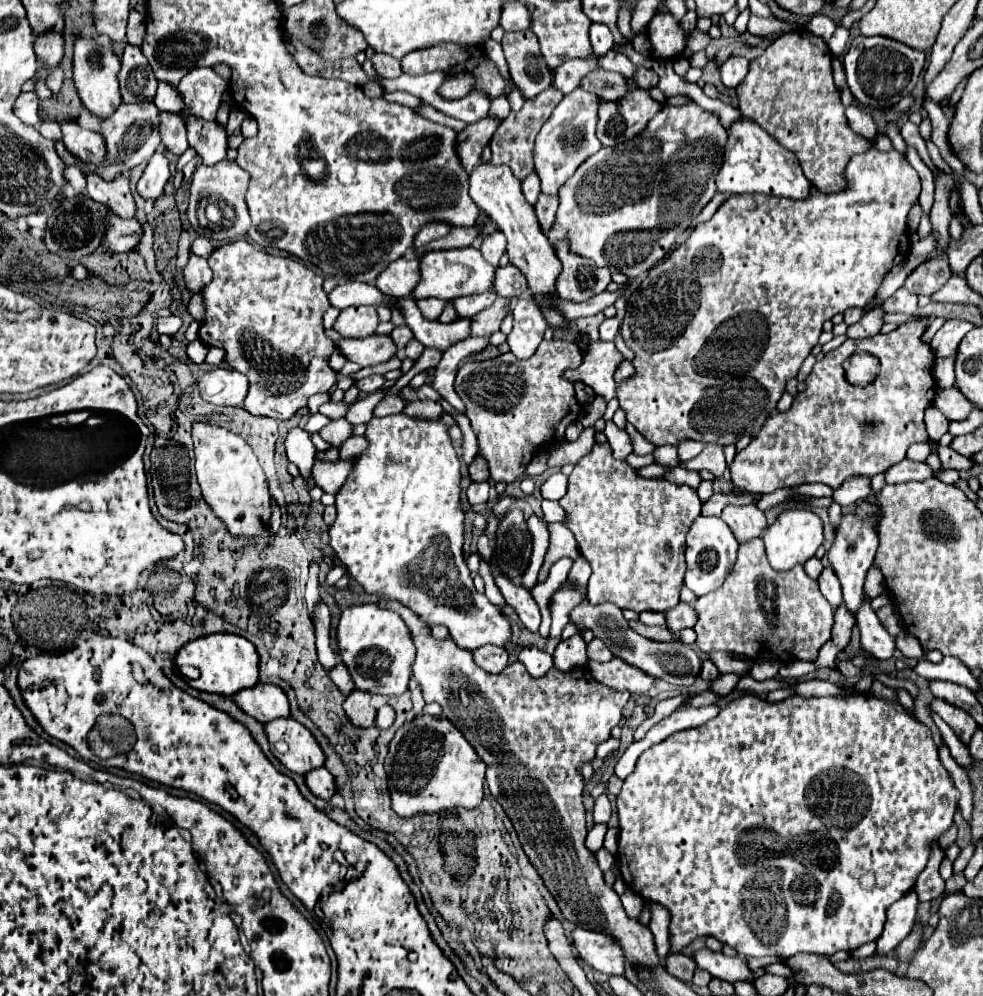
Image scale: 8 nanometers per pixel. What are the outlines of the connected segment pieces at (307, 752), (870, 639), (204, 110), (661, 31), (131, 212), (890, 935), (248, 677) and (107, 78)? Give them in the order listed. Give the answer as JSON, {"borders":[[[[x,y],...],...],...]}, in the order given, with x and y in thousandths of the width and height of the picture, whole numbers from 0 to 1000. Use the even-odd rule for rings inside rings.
{"borders":[[[[293,720],[293,722],[275,724],[271,728],[271,736],[273,736],[275,748],[281,748],[283,744],[291,744],[293,746],[293,754],[291,756],[281,756],[279,754],[279,758],[295,774],[311,778],[317,772],[330,770],[332,758],[330,758],[328,750],[319,742],[319,738],[307,726],[303,726],[301,722]]],[[[879,595],[877,597],[877,611],[871,615],[871,628],[875,632],[875,644],[877,650],[887,656],[893,662],[903,662],[909,656],[909,640],[901,636],[901,632],[895,628],[891,613],[887,611],[887,601]]],[[[201,67],[185,77],[181,83],[181,91],[187,97],[193,115],[218,121],[226,95],[230,93],[232,83],[216,69]]],[[[667,13],[659,25],[659,39],[667,57],[684,59],[696,51],[700,35],[682,13]]],[[[87,172],[85,180],[87,180],[87,192],[92,194],[92,198],[98,198],[98,202],[112,206],[112,210],[118,212],[120,218],[128,218],[128,220],[138,218],[138,204],[132,194],[130,180],[126,176],[120,176],[118,180],[108,182],[100,174]]],[[[930,895],[924,897],[922,901],[918,901],[914,907],[909,907],[907,913],[903,913],[903,925],[899,929],[897,941],[891,945],[889,959],[907,955],[926,937],[926,933],[928,933],[926,929],[932,919],[932,913],[934,913],[934,901]]],[[[218,636],[205,642],[197,642],[193,646],[189,646],[181,658],[179,658],[179,668],[195,668],[199,672],[203,672],[203,682],[193,684],[193,688],[201,694],[210,694],[210,696],[222,696],[222,698],[230,698],[236,700],[238,696],[242,696],[244,692],[252,692],[262,688],[264,684],[264,658],[260,654],[260,650],[244,640],[244,638],[234,638],[234,636]]],[[[87,37],[77,39],[75,83],[85,109],[90,109],[94,115],[100,115],[102,119],[112,117],[112,113],[116,113],[116,109],[124,103],[122,87],[120,87],[120,71],[122,71],[122,61],[112,47],[104,47],[98,39],[87,39]]]]}

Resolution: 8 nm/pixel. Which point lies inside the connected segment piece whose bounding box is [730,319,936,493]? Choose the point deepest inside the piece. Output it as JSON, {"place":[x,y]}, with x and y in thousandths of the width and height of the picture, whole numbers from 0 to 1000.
{"place":[847,432]}

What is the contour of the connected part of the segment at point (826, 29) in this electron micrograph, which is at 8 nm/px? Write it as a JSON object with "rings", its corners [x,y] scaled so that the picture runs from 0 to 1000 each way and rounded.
{"rings":[[[830,13],[830,15],[820,23],[820,29],[822,29],[824,33],[830,33],[830,35],[838,37],[838,41],[842,41],[842,39],[846,37],[850,25],[848,25],[848,21],[846,21],[844,17],[840,17],[840,15],[836,15],[836,13]]]}

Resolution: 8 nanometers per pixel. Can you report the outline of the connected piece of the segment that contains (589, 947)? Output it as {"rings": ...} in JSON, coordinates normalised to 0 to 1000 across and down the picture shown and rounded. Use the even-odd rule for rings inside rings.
{"rings":[[[586,931],[582,935],[584,953],[590,963],[600,971],[616,977],[616,979],[633,979],[635,977],[635,961],[629,945],[619,939],[606,935],[594,935]]]}

